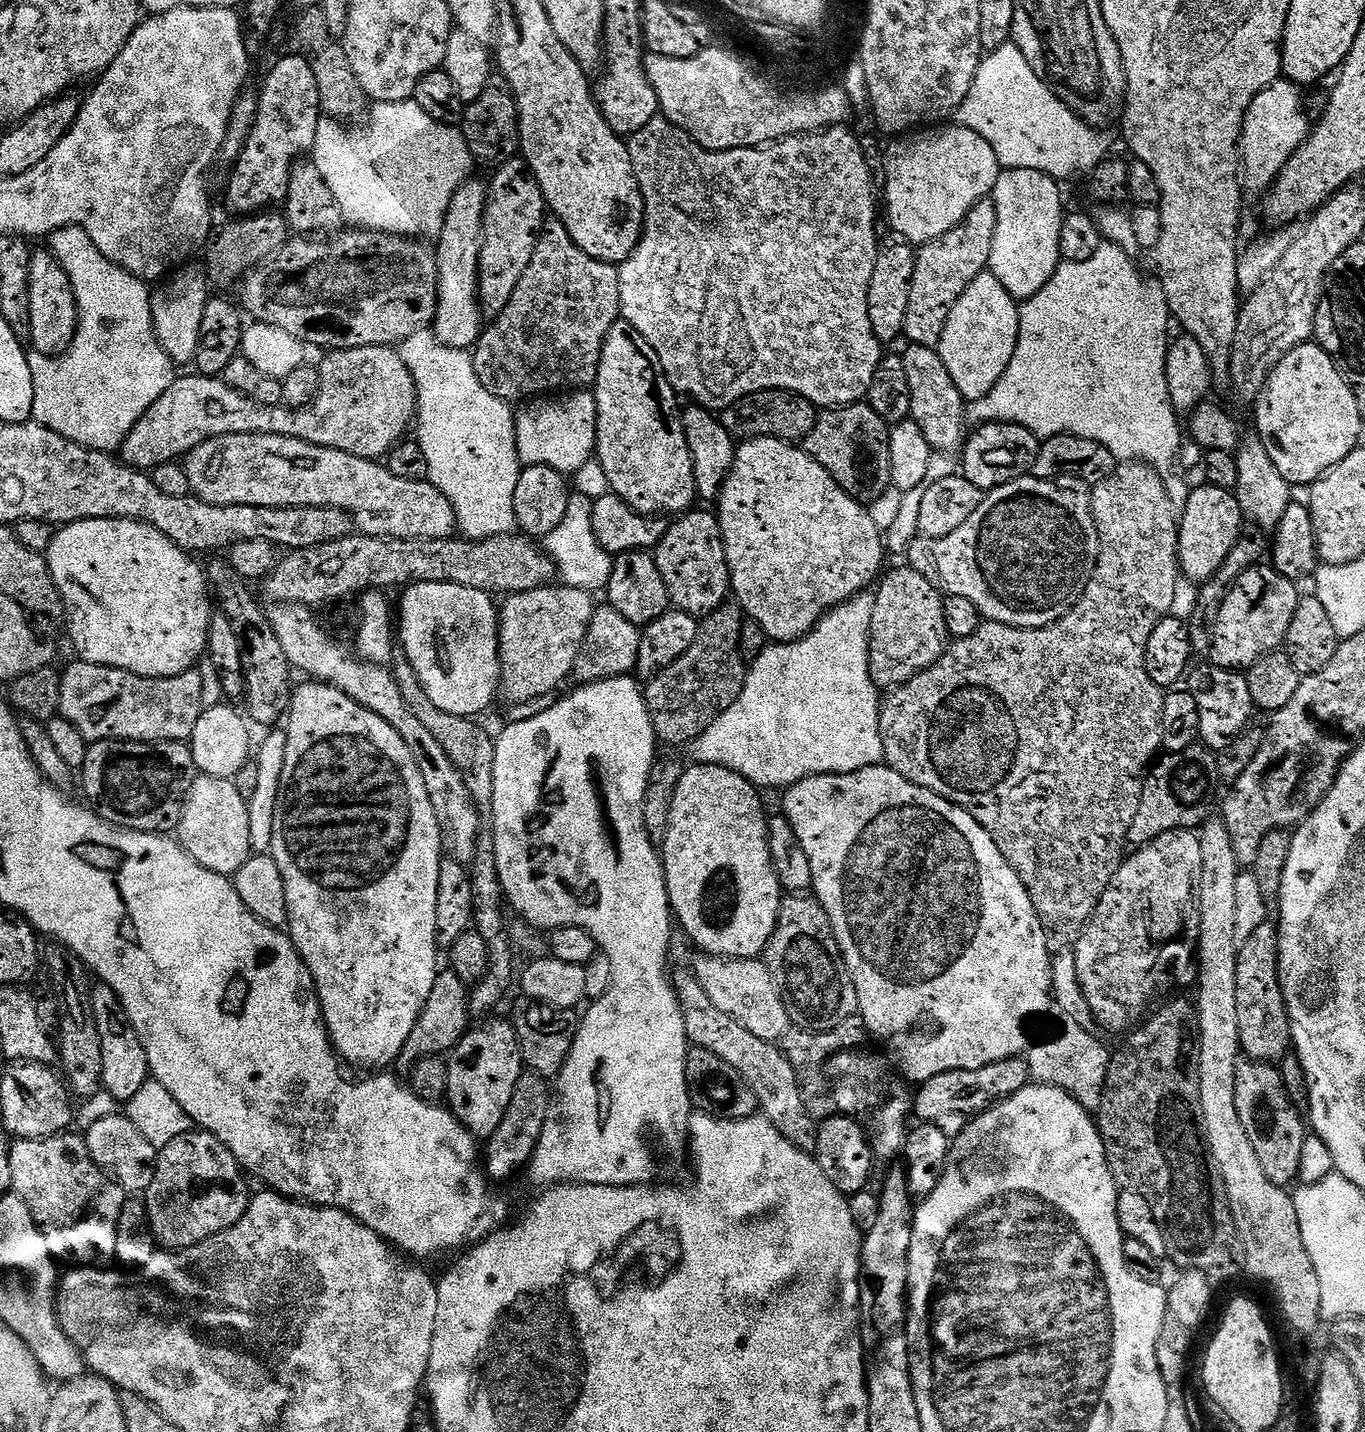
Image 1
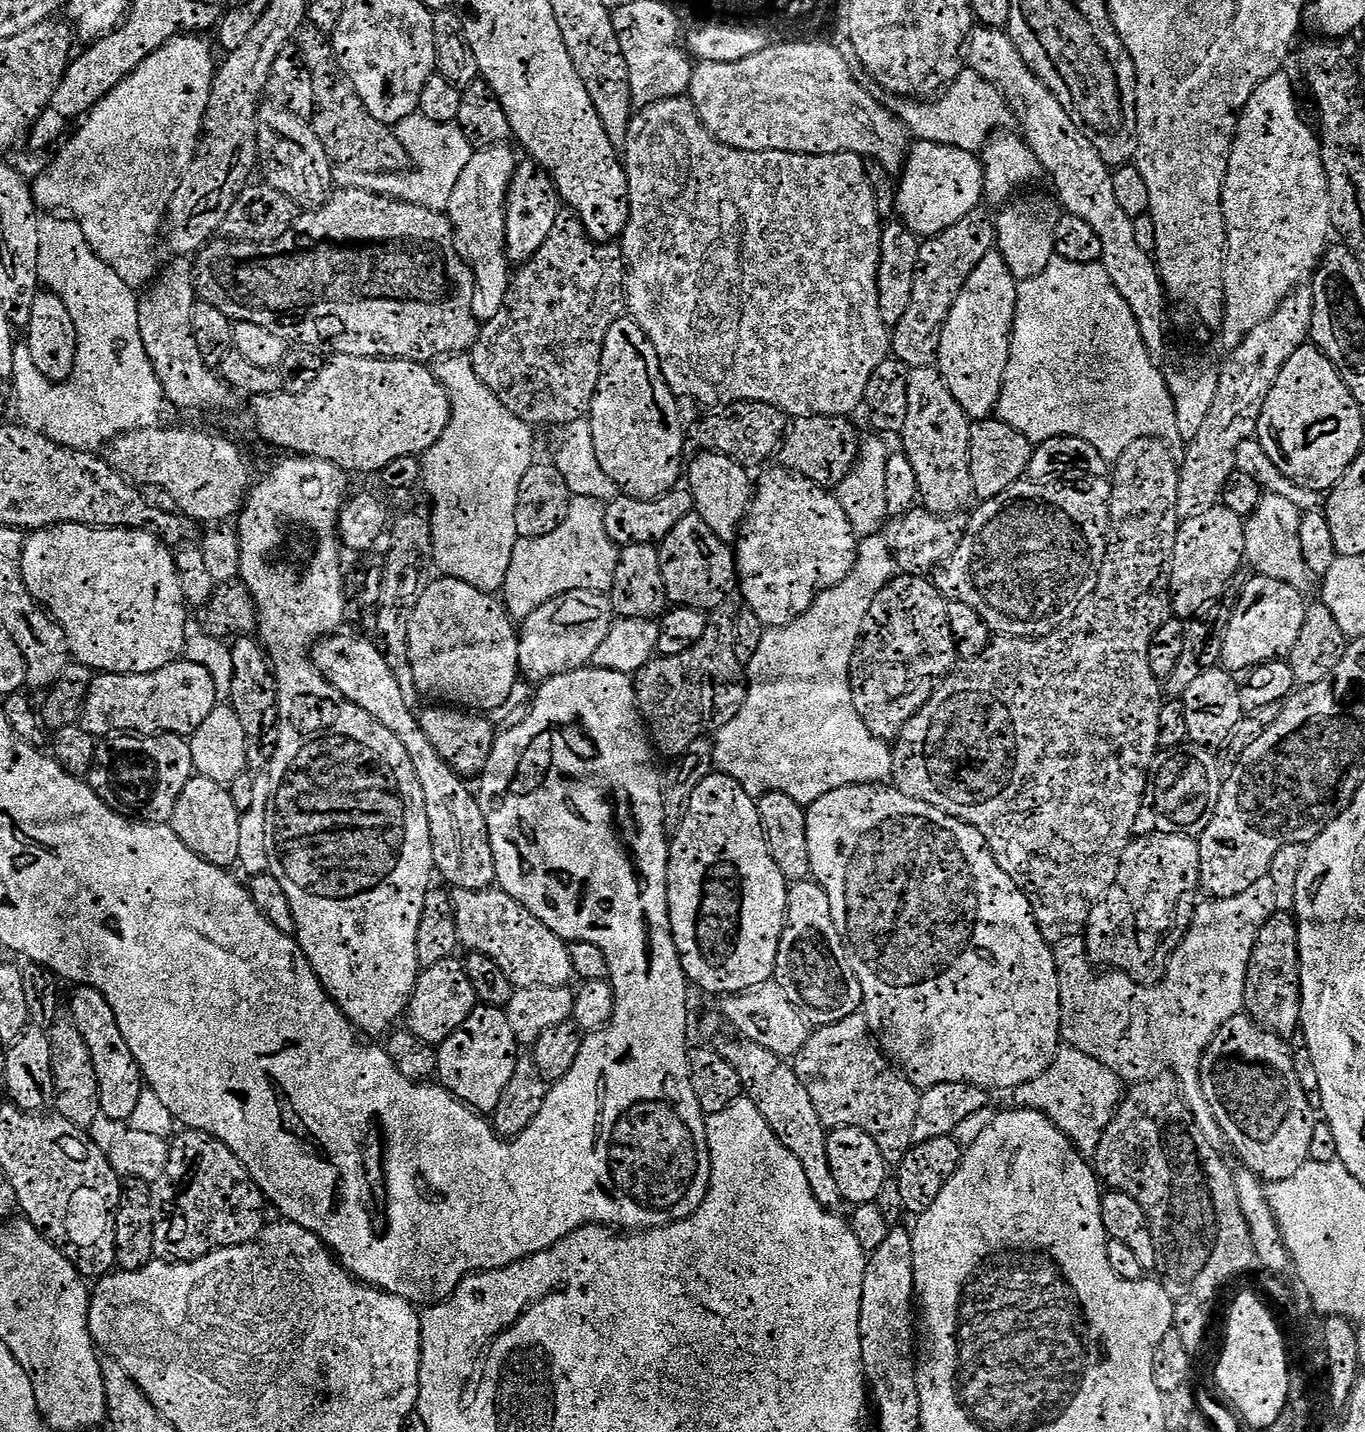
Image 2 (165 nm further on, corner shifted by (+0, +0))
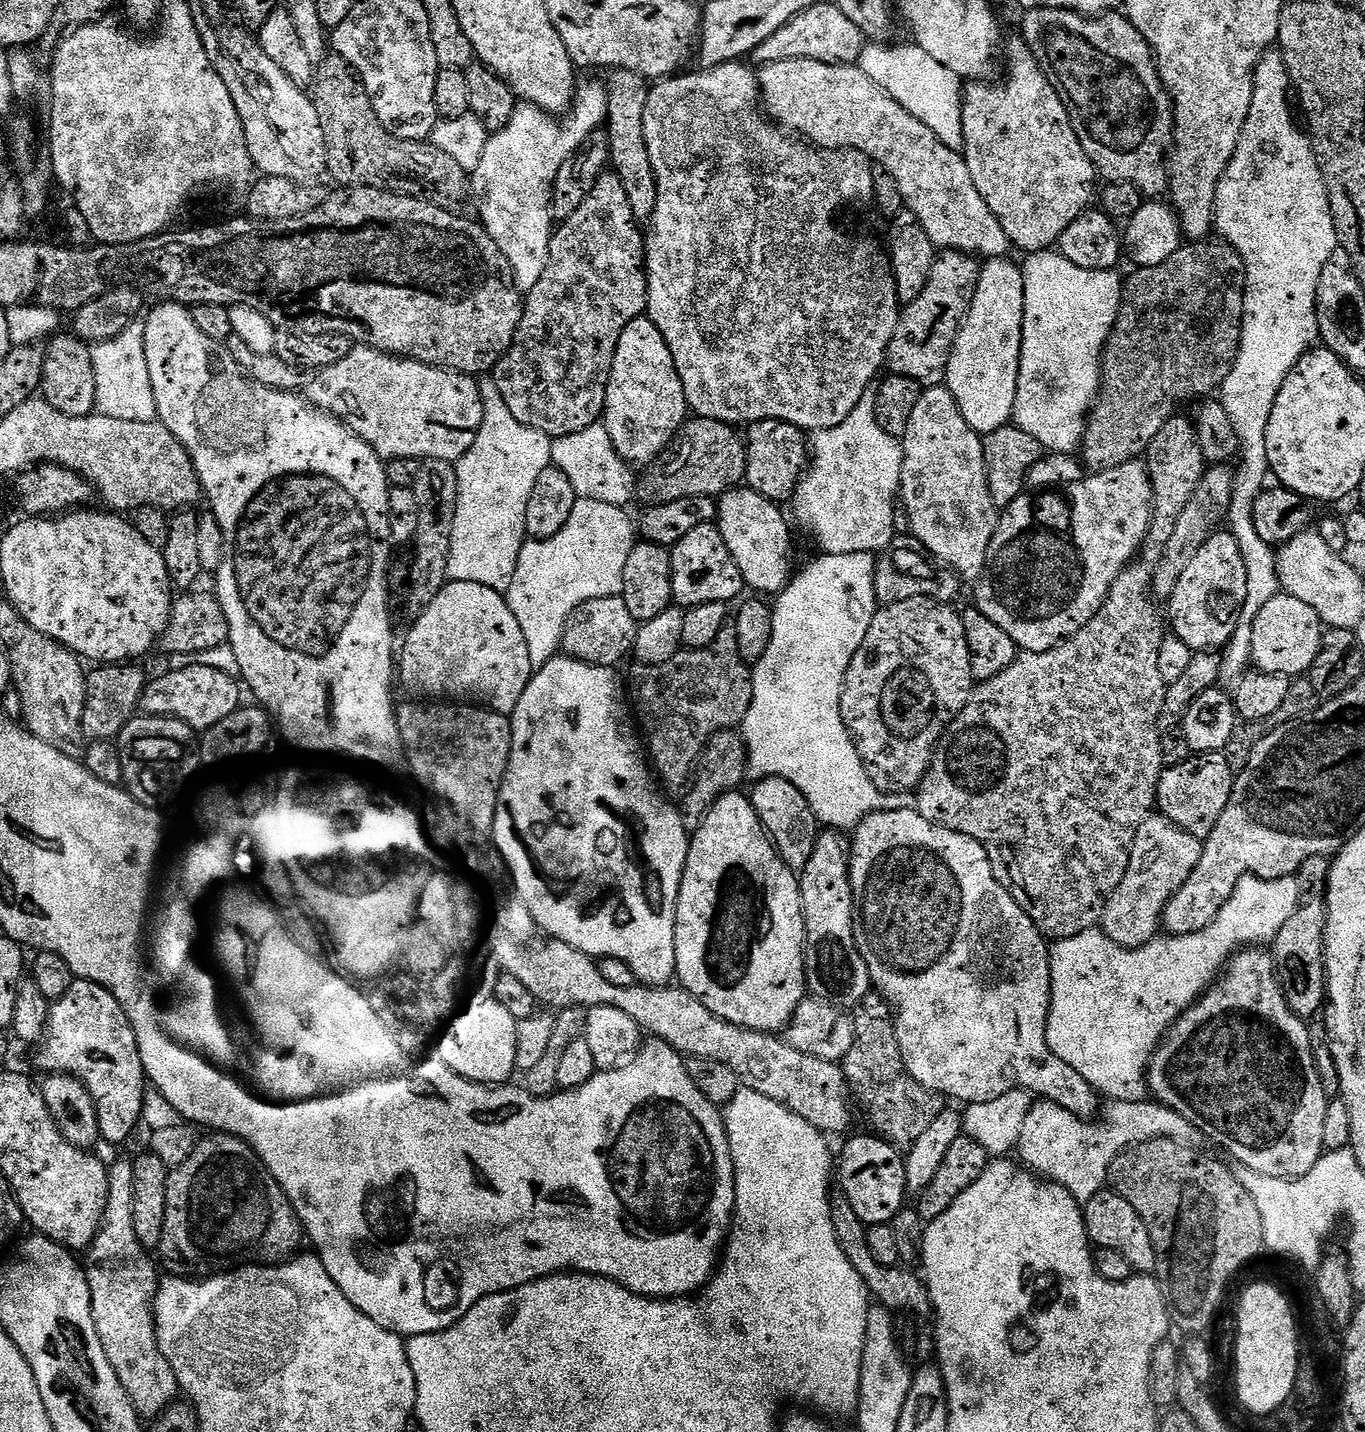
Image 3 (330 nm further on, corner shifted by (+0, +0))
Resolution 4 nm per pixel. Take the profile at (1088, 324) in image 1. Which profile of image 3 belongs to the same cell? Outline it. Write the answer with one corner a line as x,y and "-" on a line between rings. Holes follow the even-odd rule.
1045,250
1027,257
1028,261
1022,264
1024,274
1024,324
1019,325
1018,331
1022,350
1020,351
1020,369
1018,370
1018,394
1014,398
1014,410
1012,411
1011,423
1020,428
1030,438
1040,443
1041,449
1052,454
1072,454
1077,451
1084,439
1084,425
1086,417
1092,407
1092,401
1100,390
1100,361
1104,355
1104,345
1108,342
1108,335
1112,333
1112,325
1115,324
1122,303
1122,280
1116,277
1115,271
1103,272
1102,270
1082,270
1082,266
1074,266
1056,250

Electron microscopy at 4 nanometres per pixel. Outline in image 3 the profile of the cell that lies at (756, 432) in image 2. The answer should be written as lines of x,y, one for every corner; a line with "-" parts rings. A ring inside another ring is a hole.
688,418
685,419
684,423
680,425
680,428
676,432
675,436
673,436
670,446
665,448
663,452
660,453
659,456
656,457
655,460
652,461
651,464
647,465
643,469
644,472
639,473
638,479
634,484
634,496
638,501
641,500
641,505
651,506
654,504
665,504
666,502
674,502
678,498
694,498
695,496
711,496
713,498
719,498
724,495
725,492
735,489
737,485
744,480
744,470
746,468
746,460
744,458
744,449
745,445
742,443
741,437
740,440
736,437
737,429
735,427
729,426
724,423
723,420
705,420
703,418

